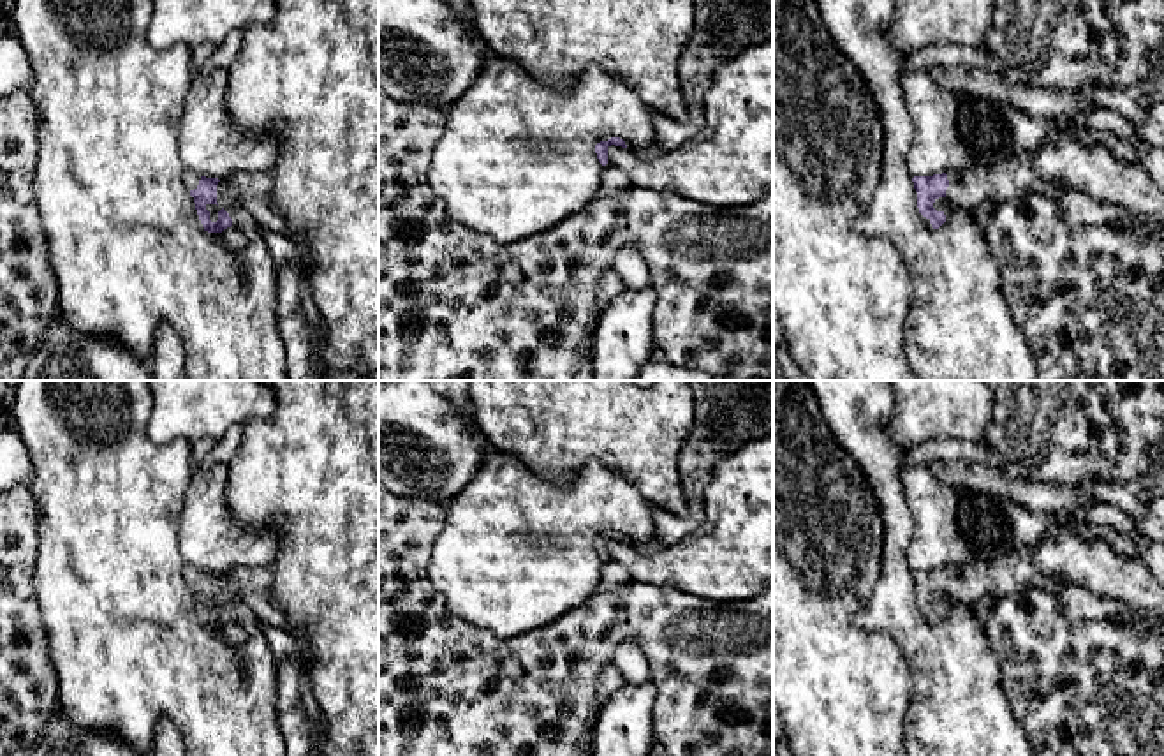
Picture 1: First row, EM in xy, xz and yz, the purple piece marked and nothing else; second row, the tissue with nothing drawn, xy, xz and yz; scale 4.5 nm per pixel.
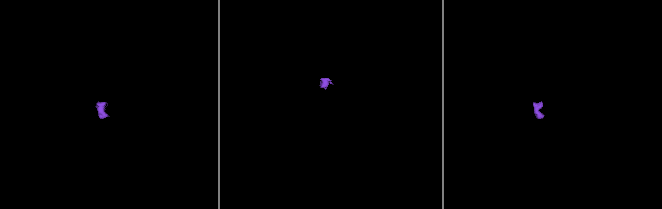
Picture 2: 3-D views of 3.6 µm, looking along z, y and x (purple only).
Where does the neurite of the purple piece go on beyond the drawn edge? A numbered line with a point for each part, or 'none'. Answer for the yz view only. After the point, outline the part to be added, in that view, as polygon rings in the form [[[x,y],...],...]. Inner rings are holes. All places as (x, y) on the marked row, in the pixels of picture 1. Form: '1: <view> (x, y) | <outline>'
1: yz (1011, 178) | [[[1030,155],[1002,160],[986,171],[949,171],[946,199],[974,210],[984,203],[1002,204],[1028,192],[1072,190],[1062,182],[1042,182],[1030,167]]]

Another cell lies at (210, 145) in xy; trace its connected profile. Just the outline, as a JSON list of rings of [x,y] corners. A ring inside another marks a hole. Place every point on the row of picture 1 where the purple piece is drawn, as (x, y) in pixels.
[[[225,70],[194,74],[178,129],[180,159],[185,169],[206,178],[269,173],[278,155],[276,137],[241,134],[227,113],[227,88]]]

